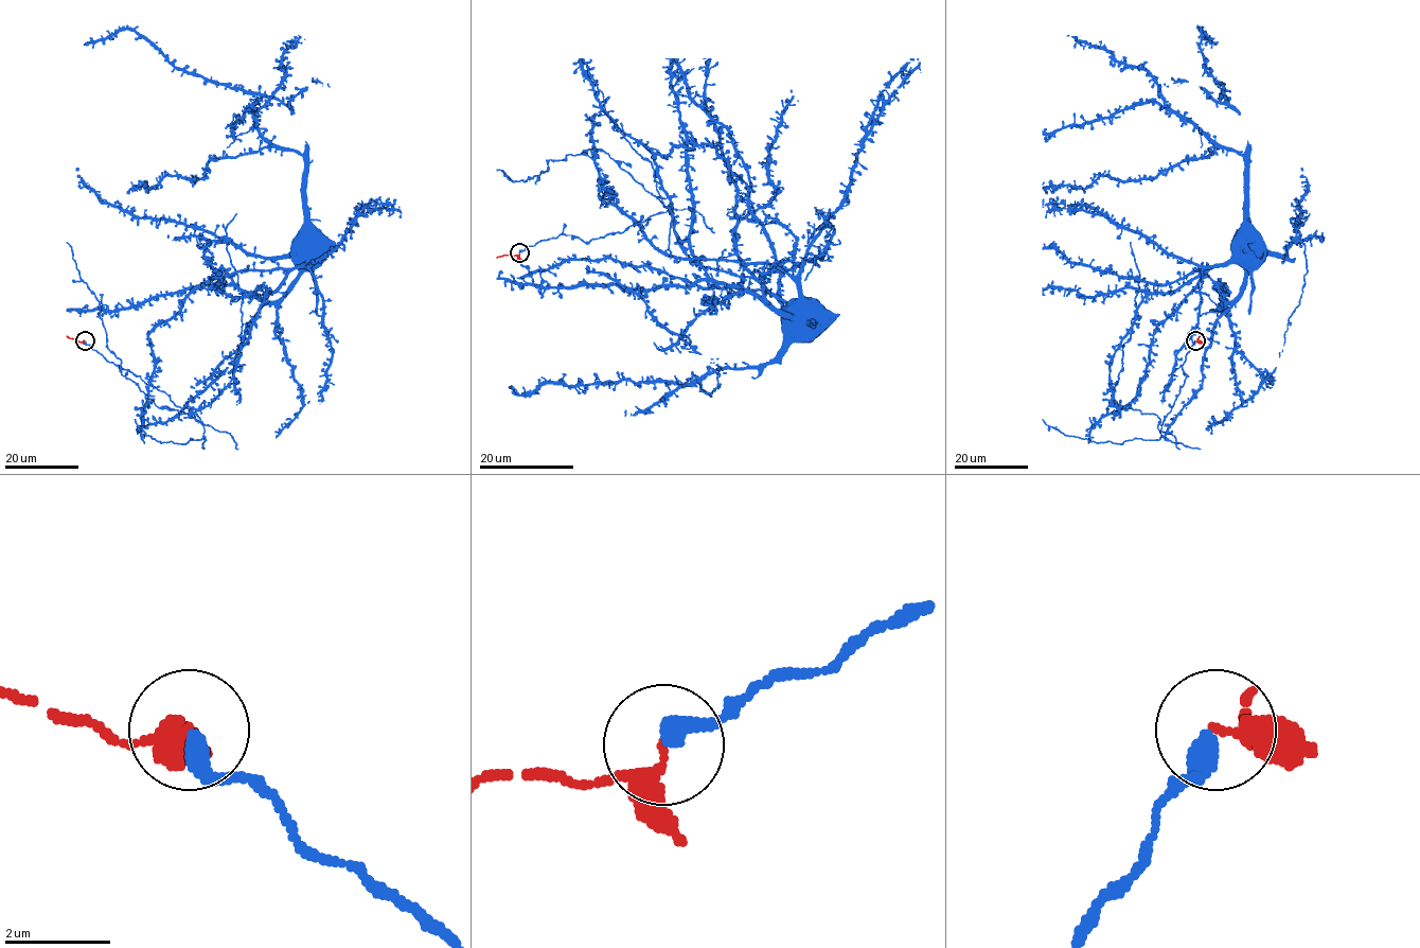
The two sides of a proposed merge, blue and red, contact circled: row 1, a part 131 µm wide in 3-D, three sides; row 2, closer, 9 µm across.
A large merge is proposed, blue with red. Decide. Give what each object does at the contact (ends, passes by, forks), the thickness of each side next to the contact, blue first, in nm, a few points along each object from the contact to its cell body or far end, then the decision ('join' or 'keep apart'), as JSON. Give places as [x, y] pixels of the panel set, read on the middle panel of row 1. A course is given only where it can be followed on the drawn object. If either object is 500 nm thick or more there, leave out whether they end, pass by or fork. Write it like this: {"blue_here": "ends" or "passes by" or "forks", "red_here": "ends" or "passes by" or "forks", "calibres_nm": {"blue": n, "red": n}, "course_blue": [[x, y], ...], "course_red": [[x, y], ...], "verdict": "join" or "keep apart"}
{"blue_here": "ends", "red_here": "passes by", "calibres_nm": {"blue": 380, "red": 220}, "course_blue": [[519, 251], [662, 213], [606, 152], [600, 198], [660, 250], [777, 265], [803, 302]], "course_red": [[519, 251], [497, 258]], "verdict": "join"}

